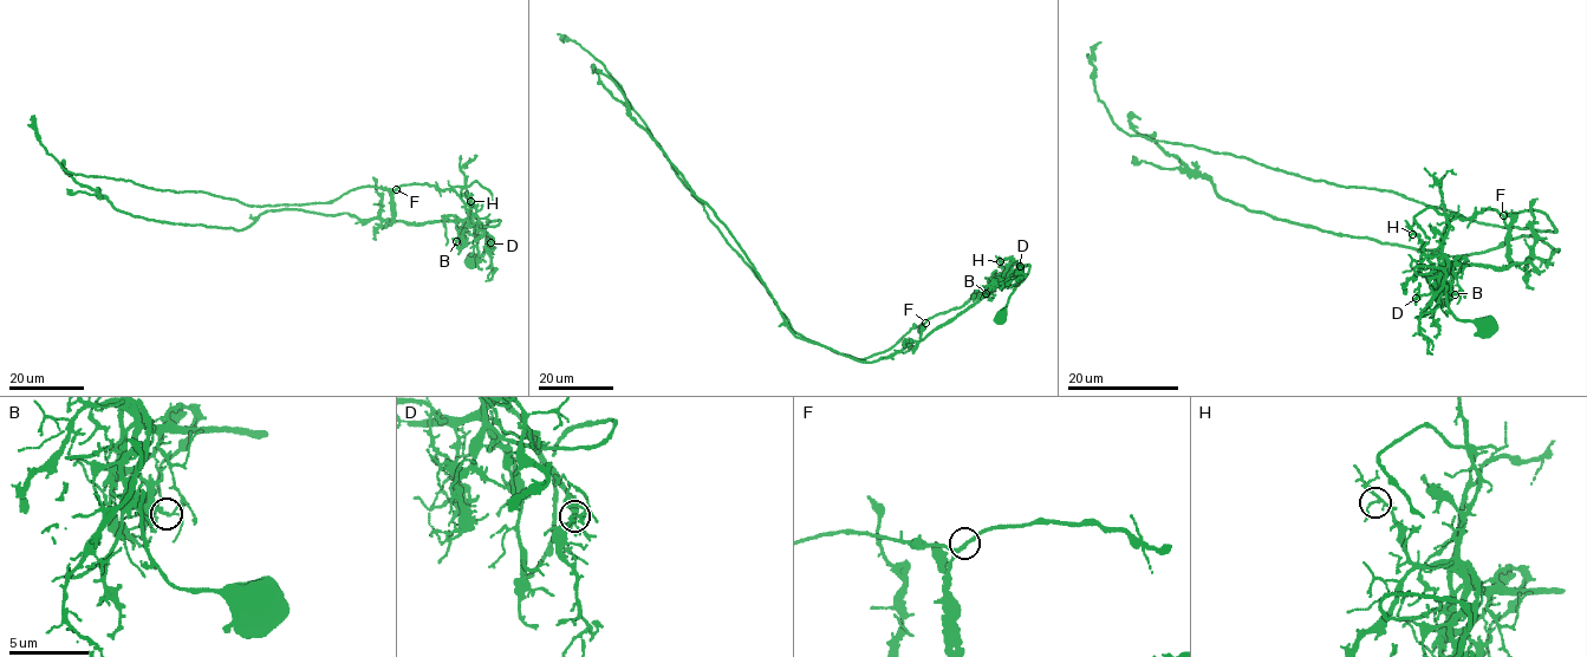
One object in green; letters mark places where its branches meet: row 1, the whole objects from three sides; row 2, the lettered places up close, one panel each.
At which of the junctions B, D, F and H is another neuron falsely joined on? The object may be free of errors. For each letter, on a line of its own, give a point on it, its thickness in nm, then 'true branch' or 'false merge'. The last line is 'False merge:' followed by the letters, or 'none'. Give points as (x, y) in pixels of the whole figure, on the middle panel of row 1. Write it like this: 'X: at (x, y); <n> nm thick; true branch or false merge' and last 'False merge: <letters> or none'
B: at (986, 293); 120 nm thick; false merge
D: at (1020, 266); 160 nm thick; true branch
F: at (925, 323); 170 nm thick; true branch
H: at (1000, 261); 150 nm thick; true branch
False merge: B

